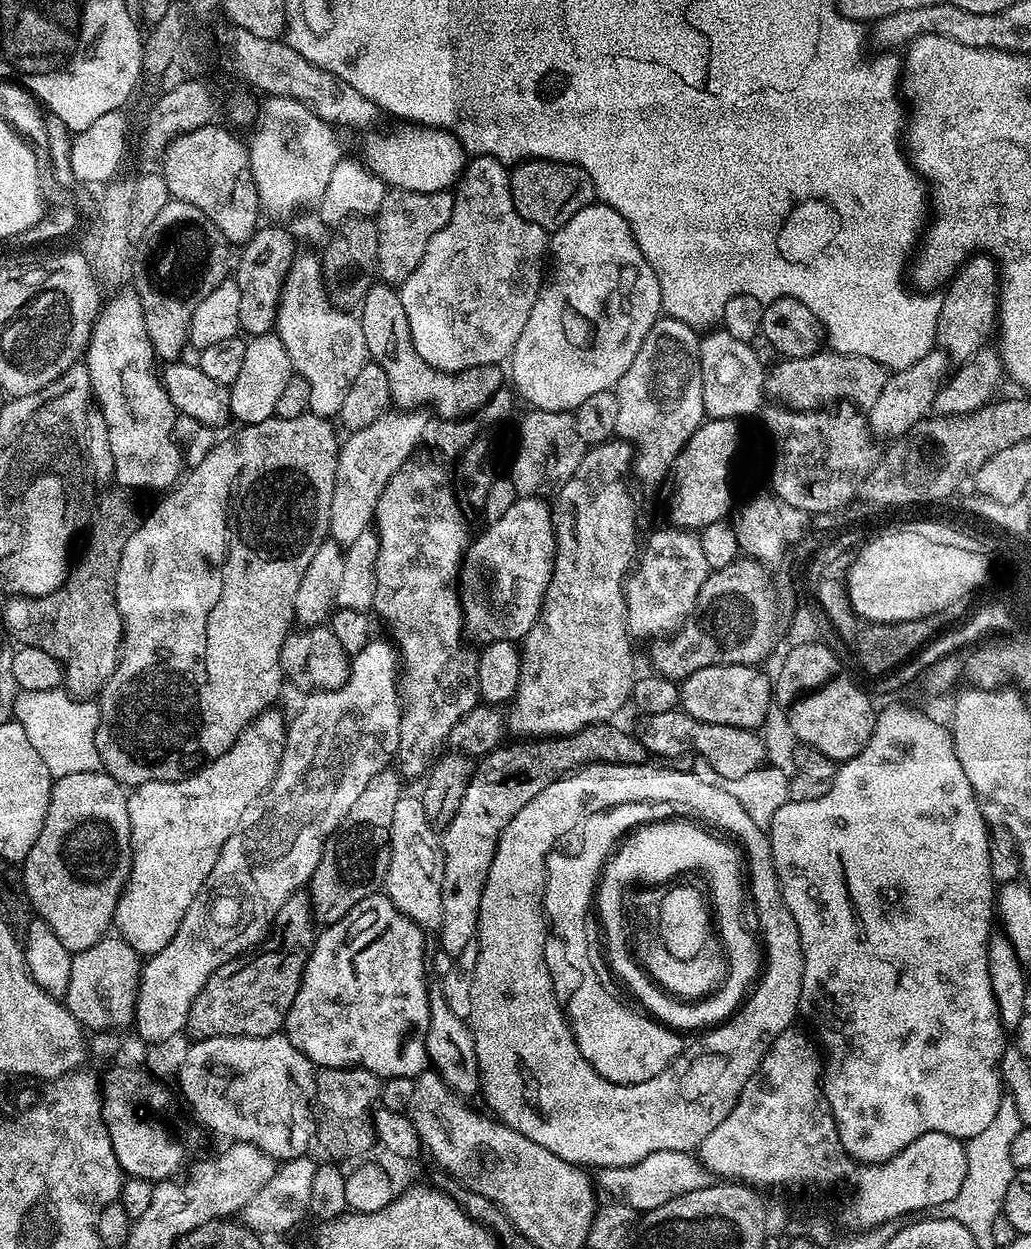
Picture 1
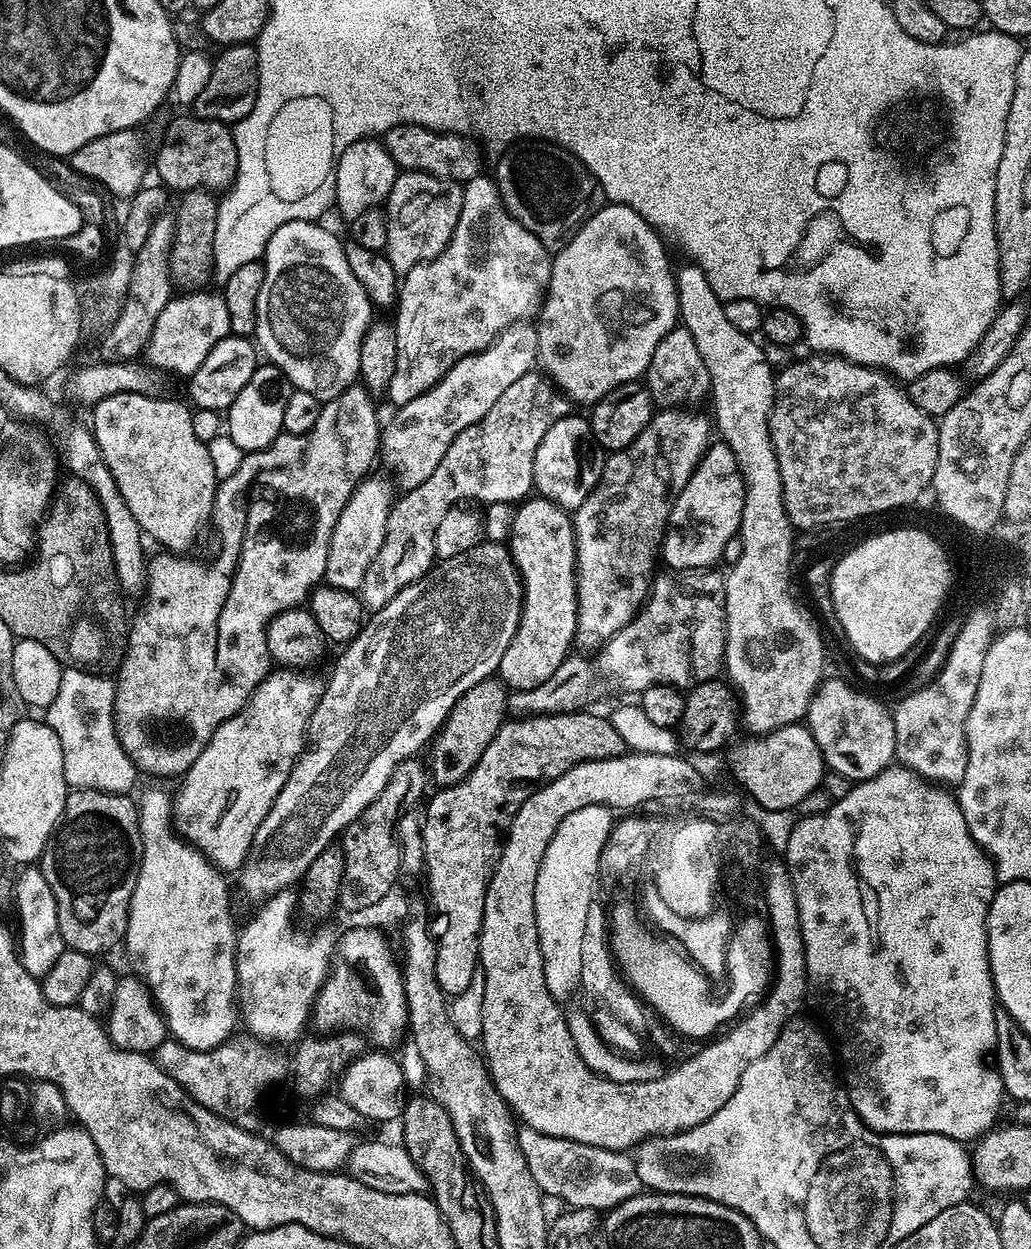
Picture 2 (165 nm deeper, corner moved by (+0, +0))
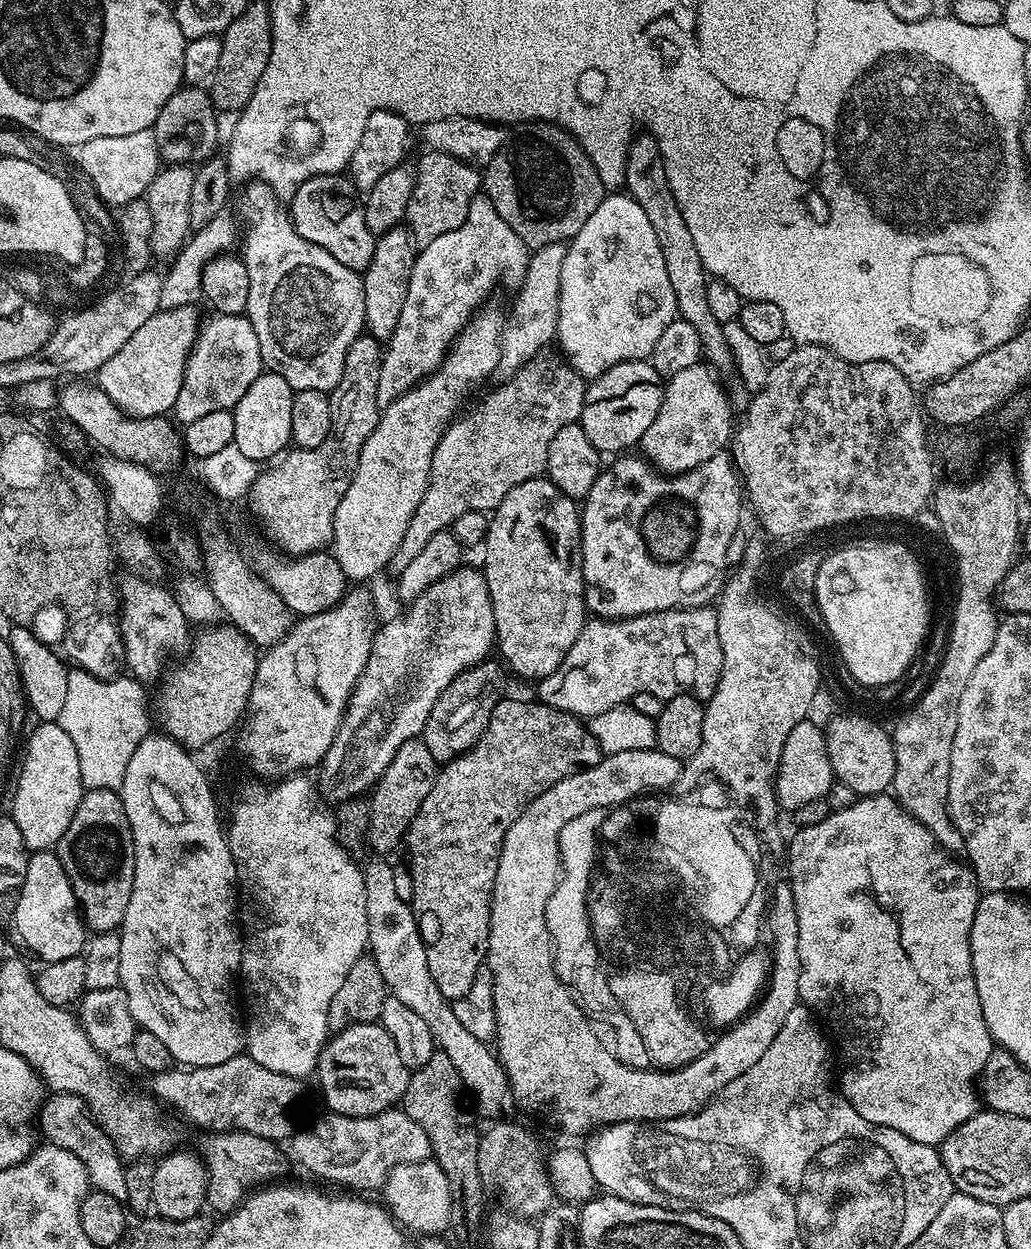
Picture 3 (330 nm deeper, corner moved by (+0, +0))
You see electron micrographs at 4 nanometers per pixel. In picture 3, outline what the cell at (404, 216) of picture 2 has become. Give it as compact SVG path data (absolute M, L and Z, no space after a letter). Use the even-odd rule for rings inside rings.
M428 150L425 153L414 164L416 185L412 187L404 215L407 231L420 246L434 242L434 238L442 238L442 234L450 234L450 230L458 230L466 218L466 210L470 210L470 202L482 188L481 173L469 161L452 157L446 152Z

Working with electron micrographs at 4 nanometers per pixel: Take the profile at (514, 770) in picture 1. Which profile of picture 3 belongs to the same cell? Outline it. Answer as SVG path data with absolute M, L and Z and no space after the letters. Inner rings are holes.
M501 698L498 701L490 714L490 722L486 726L486 730L480 735L480 741L469 752L462 753L461 756L454 758L437 771L434 786L430 790L430 794L426 794L426 802L422 802L422 806L416 812L406 833L406 845L408 844L408 852L412 855L410 871L414 888L410 905L419 921L420 933L427 941L426 962L429 964L431 977L434 978L435 985L449 1002L455 1002L458 998L462 998L462 994L470 991L474 978L485 967L488 958L492 891L494 890L494 878L498 874L498 858L502 850L502 842L506 838L506 830L510 830L510 826L514 826L514 822L518 822L518 818L526 810L526 806L530 806L530 802L534 802L534 798L538 798L538 794L550 790L550 786L554 786L554 782L558 782L562 778L570 778L570 774L578 774L590 766L598 766L598 762L602 758L599 742L596 741L589 725L581 717L571 716L568 712L551 708L548 704L541 704L535 699L532 700Z

